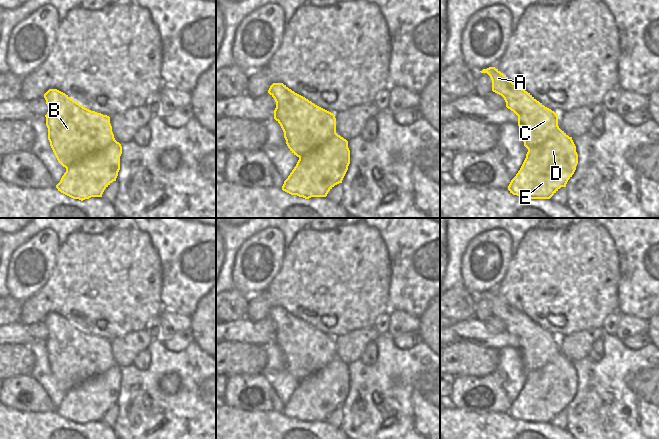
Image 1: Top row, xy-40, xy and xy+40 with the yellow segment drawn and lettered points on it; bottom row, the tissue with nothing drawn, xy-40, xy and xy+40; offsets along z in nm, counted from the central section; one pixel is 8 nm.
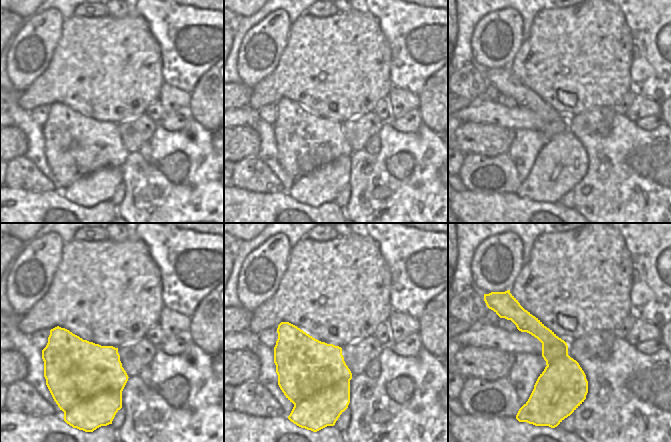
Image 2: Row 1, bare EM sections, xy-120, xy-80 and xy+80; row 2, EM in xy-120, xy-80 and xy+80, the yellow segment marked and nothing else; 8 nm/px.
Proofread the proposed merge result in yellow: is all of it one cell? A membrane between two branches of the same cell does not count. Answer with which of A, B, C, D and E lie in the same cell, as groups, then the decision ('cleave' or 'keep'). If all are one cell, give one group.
A B C / D E | cleave

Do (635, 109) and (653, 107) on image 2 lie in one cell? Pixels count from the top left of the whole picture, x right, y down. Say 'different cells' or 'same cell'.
same cell

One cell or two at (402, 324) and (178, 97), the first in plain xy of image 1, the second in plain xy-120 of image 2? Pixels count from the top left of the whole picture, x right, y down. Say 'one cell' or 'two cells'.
one cell

